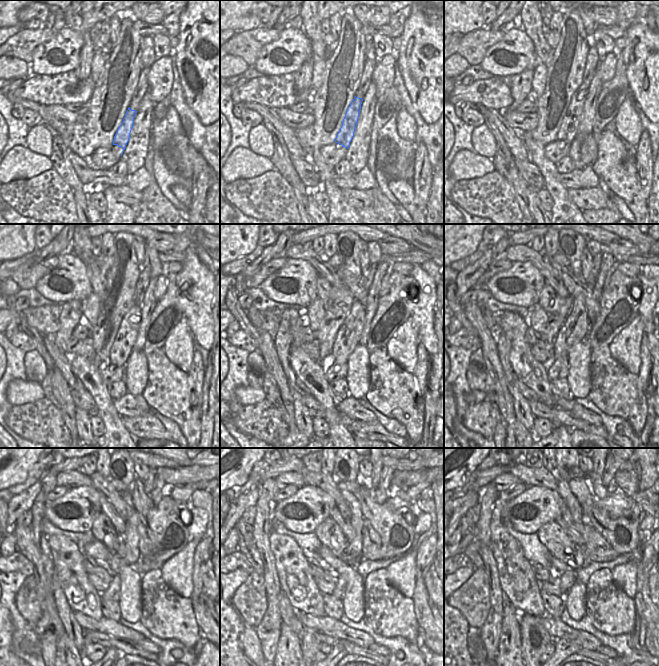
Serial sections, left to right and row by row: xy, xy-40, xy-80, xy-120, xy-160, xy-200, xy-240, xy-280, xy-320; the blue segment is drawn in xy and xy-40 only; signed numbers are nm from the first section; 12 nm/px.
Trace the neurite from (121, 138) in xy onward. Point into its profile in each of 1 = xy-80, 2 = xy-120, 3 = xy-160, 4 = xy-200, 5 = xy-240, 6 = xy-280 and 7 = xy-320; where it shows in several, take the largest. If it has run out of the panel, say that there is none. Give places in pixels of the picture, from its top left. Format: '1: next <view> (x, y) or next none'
1: next xy-80 (570, 124)
2: next xy-120 (123, 344)
3: next xy-160 (348, 336)
4: next xy-200 (576, 325)
5: next xy-240 (128, 554)
6: next xy-280 (356, 520)
7: next xy-320 (563, 490)

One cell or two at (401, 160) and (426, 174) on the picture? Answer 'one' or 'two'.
two

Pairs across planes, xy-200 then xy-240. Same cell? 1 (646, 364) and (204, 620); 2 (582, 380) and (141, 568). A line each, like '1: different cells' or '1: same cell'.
1: different cells
2: different cells

